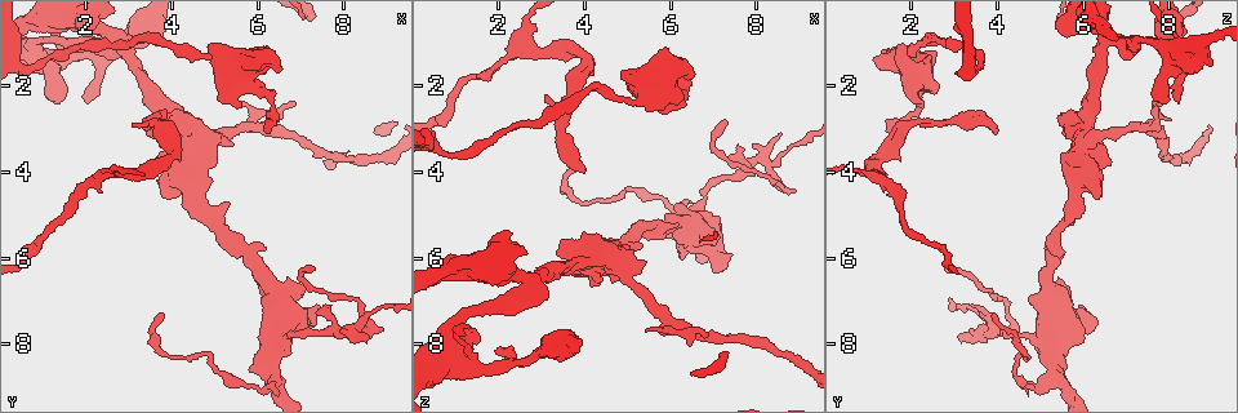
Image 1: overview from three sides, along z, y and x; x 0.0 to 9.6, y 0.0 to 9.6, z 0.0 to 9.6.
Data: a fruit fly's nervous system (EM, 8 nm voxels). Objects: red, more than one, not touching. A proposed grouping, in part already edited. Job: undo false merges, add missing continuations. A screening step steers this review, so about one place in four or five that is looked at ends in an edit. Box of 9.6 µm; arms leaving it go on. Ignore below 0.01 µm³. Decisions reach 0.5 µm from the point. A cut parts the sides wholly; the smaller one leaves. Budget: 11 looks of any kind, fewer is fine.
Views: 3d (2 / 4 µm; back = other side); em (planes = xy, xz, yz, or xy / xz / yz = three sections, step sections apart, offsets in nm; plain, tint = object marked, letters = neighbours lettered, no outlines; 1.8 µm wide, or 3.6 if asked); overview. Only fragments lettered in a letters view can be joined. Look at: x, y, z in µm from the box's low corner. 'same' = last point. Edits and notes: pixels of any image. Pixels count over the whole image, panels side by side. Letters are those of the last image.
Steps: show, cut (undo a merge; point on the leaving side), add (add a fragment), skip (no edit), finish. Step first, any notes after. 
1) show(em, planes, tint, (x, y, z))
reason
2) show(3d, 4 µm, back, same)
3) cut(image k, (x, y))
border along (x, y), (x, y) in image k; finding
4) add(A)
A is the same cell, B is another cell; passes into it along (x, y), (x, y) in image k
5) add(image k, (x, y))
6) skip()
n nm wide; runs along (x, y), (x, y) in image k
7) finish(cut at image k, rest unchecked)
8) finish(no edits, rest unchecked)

show(em, planes, letters, (2.75, 0.95, 6.55))
three arms meet

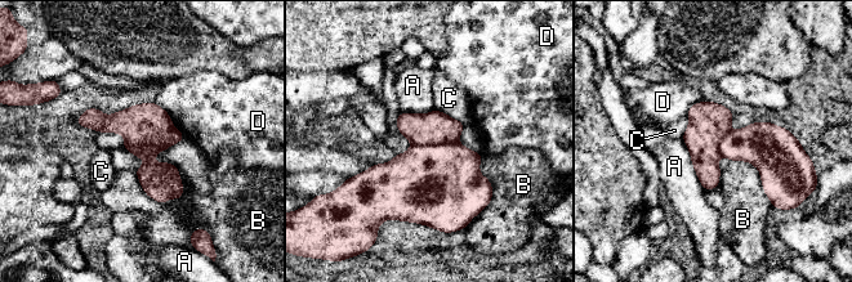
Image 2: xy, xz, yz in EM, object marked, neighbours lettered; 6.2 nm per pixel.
cut(image 2, (175, 135))
A, B, C and D are other cells; border along (174, 128), (135, 146), (124, 144) in image 2; a second neuron is stuck on

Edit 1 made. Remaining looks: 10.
show(3d, 2 µm, back, (0.60, 1.50, 3.55))
calibre changes

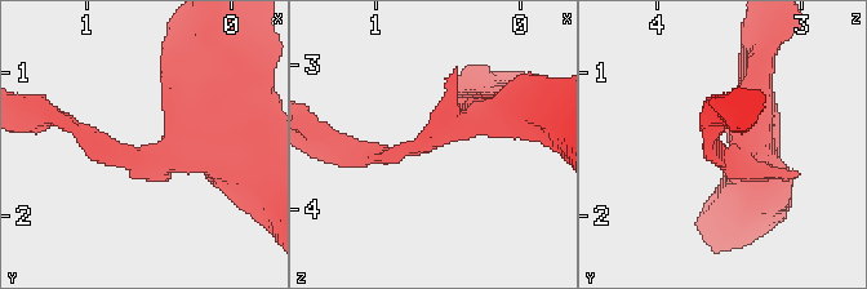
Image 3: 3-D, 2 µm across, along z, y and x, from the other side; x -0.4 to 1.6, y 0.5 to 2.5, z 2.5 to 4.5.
show(em, planes, letters, (0.64, 1.54, 3.54))
need the tissue

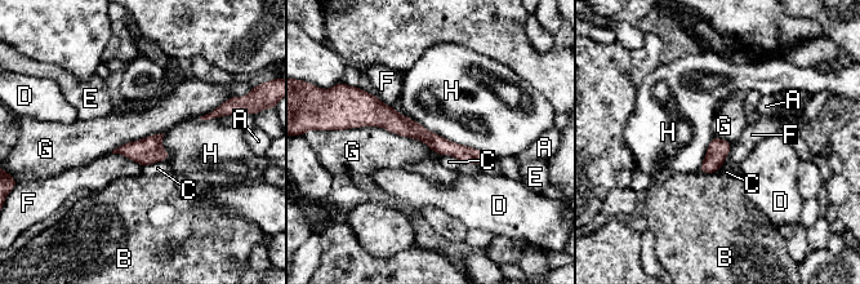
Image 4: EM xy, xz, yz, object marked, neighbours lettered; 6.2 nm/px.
skip()
A, B, C, D, E, F, G and H are other cells; runs along (356, 121), (390, 119), (486, 158) in image 4; continuous, no second neuron

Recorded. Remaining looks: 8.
show(3d, 2 µm, (4.20, 2.75, 6.00))
three-way junction

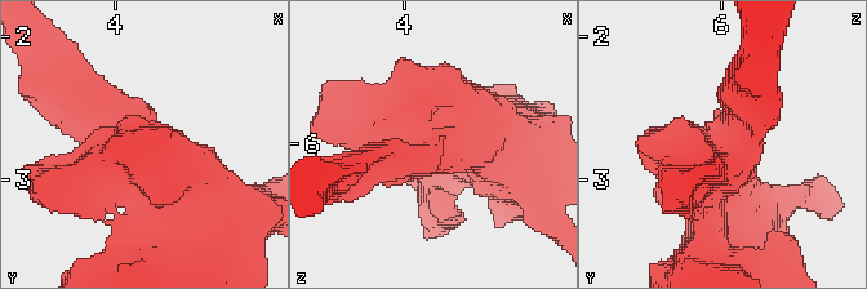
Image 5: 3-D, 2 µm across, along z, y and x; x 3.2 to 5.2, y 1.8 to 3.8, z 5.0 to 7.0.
show(em, xz, step 4, letters, (4.14, 2.76, 6.00))
now the EM

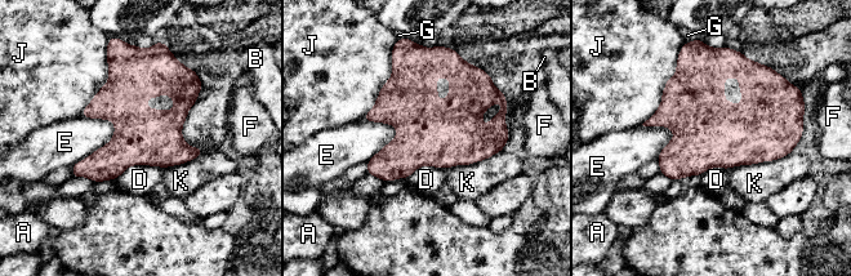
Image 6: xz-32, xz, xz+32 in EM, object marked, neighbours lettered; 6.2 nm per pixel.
skip()
360 nm wide; A, B, D, E, F, G, J and K are other cells; border along (112, 120), (114, 136), (71, 165) in image 6; continuous, no second neuron

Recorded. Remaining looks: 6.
show(3d, 4 µm, (2.85, 4.10, 1.20))
two arms in line, one across

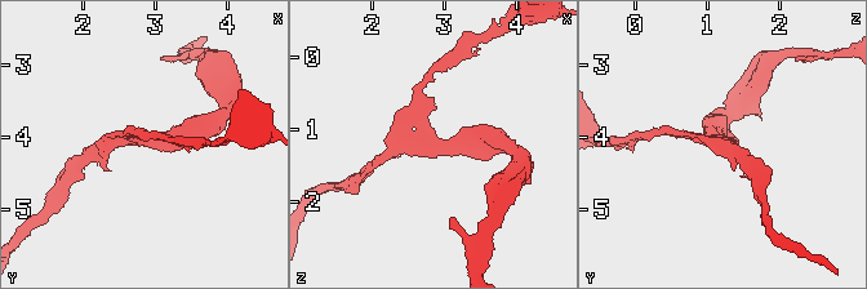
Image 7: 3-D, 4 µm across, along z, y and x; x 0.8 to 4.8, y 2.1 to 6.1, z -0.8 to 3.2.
show(em, planes, plain, (2.80, 4.05, 1.20))

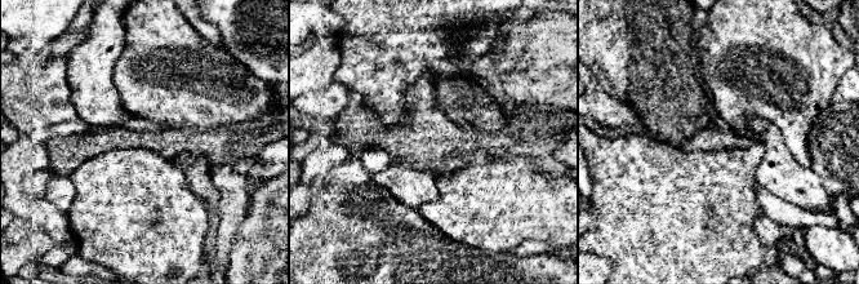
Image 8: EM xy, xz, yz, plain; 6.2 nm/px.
show(em, planes, letters, same)

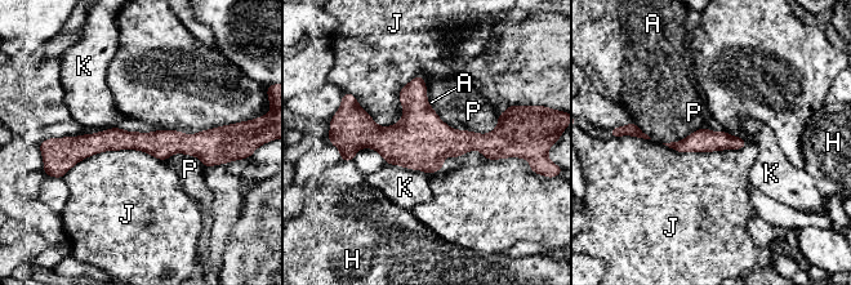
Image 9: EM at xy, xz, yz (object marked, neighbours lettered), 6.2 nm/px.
skip()
J touches over 460 nm; A, H, J, K and P are other cells; border along (423, 75), (391, 125), (352, 94) in image 9; all the same neuron

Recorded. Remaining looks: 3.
show(em, planes, letters, (8.15, 7.70, 3.65))
looks like a crossing

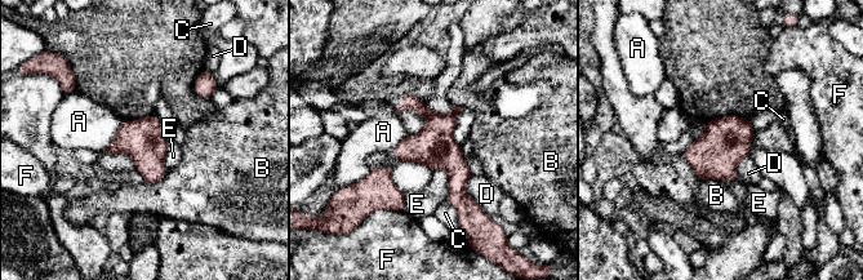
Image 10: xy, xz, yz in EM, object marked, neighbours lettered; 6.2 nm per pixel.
skip()
260 nm wide; D touches over 280 nm; A, B, C, D, E and F are other cells; continuous, no second neuron

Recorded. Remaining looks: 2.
finish(cut at image 2, rest unchecked)

